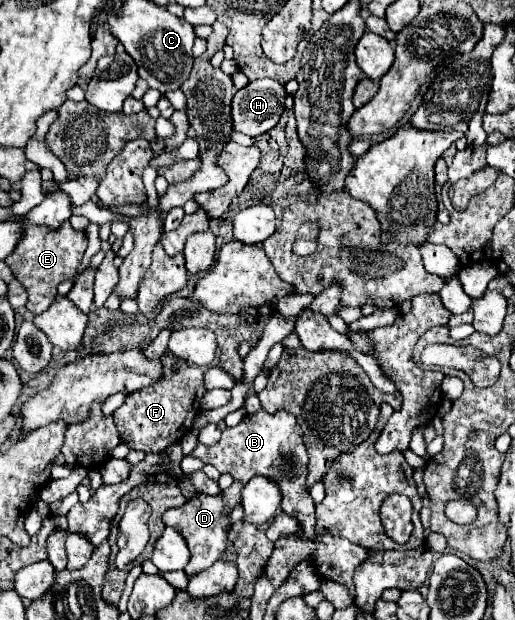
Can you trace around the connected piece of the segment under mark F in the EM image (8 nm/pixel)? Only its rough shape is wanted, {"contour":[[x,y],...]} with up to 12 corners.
{"contour":[[166,352],[162,378],[114,412],[122,442],[162,452],[192,428],[202,370]]}

